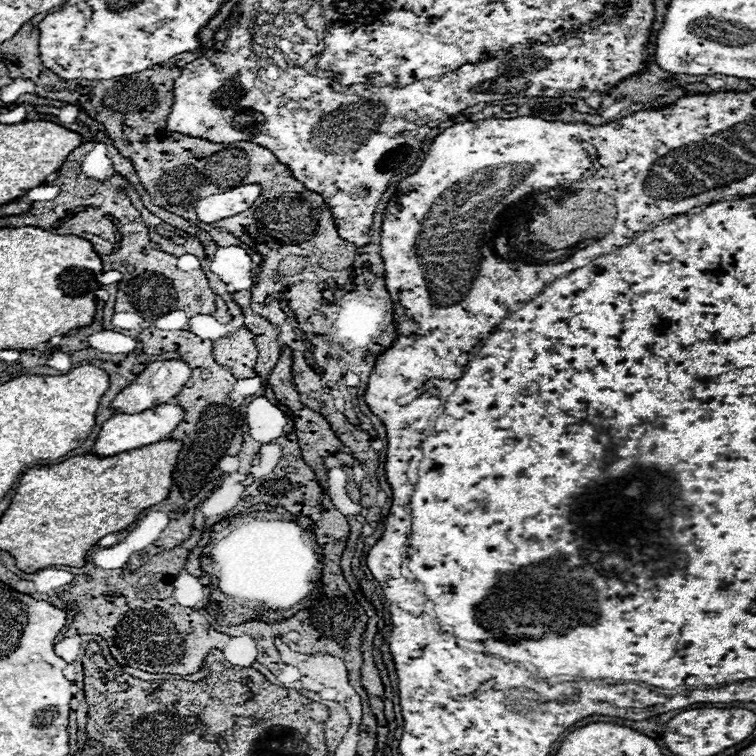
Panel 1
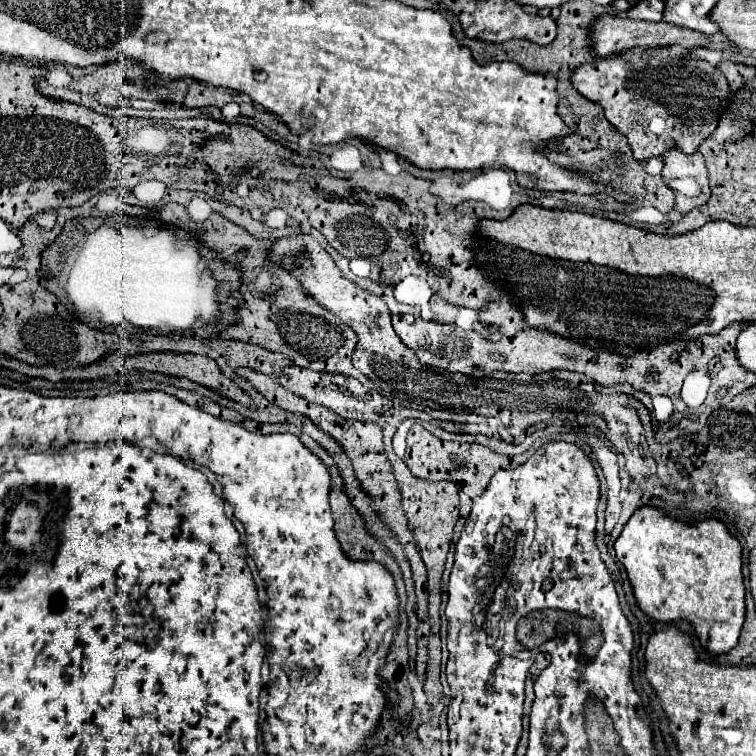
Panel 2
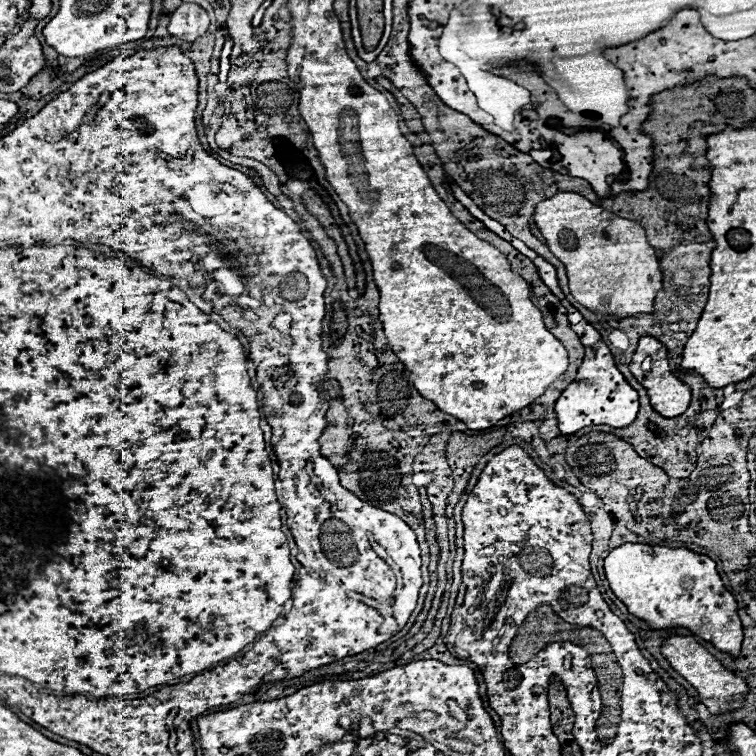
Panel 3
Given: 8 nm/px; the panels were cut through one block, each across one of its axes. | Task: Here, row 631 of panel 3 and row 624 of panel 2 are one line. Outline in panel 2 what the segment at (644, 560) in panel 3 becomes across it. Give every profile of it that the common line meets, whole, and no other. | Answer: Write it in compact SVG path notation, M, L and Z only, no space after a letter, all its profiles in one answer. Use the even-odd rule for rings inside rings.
M642 506L624 526L614 550L618 562L626 568L636 604L648 618L656 622L690 622L702 648L710 656L730 652L736 646L744 622L744 582L740 572L742 548L738 540L728 534L722 522L704 520L698 524L686 524L666 516L654 506Z

